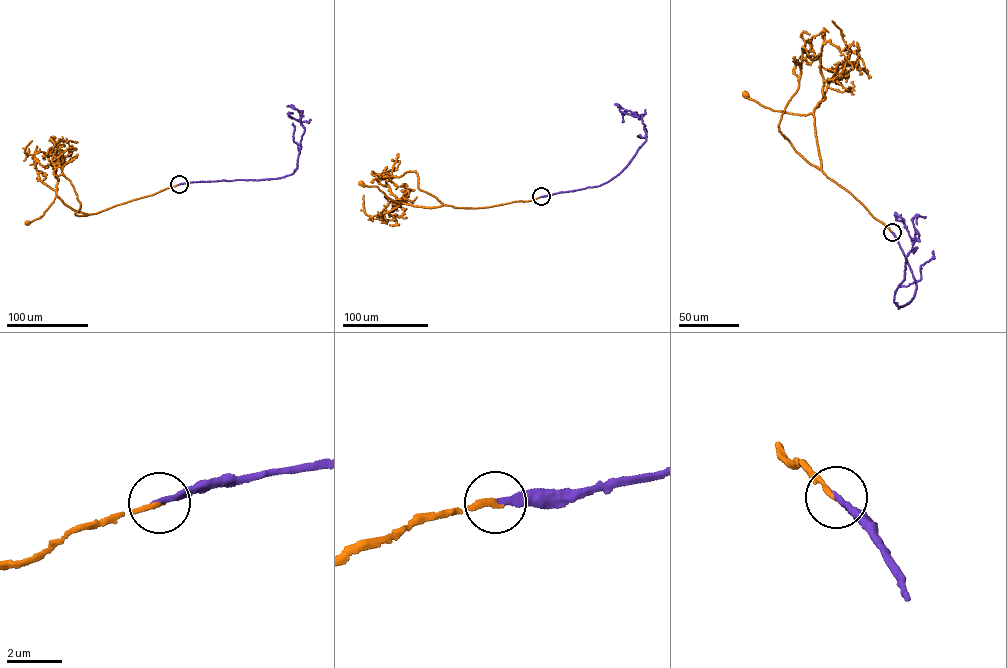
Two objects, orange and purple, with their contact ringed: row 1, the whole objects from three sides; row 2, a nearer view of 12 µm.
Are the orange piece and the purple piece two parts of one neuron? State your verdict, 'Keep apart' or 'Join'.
Join

